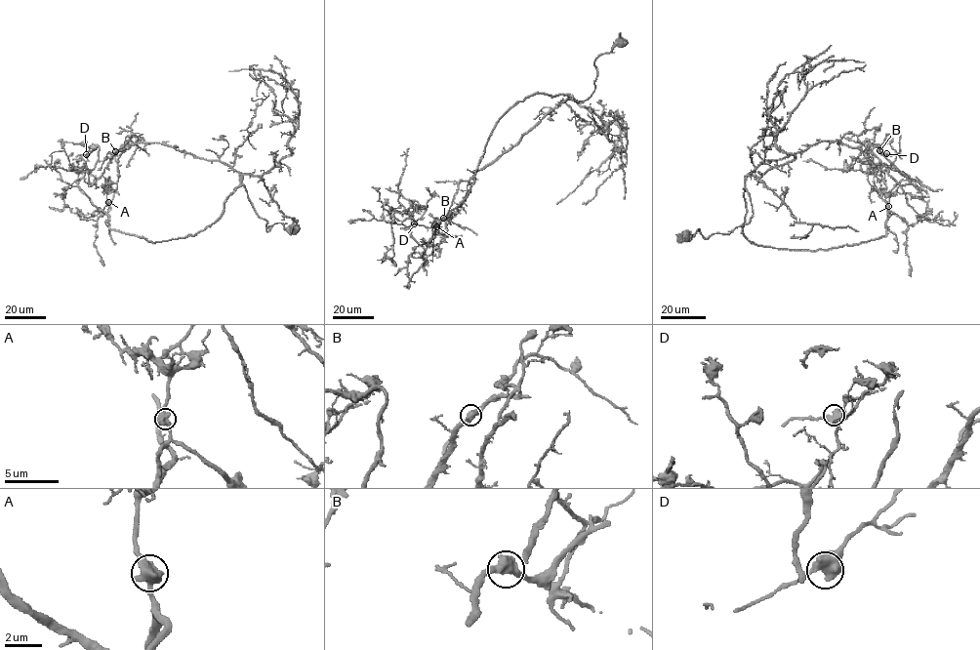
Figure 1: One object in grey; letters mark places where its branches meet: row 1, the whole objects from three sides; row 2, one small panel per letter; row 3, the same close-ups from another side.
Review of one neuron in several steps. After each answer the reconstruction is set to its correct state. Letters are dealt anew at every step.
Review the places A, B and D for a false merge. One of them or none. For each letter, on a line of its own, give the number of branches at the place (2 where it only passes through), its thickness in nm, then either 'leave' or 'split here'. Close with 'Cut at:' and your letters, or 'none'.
A: branches 2; calibre 650 nm; split here
B: branches 2; calibre 550 nm; leave
D: branches 2; calibre 650 nm; leave
Cut at: A

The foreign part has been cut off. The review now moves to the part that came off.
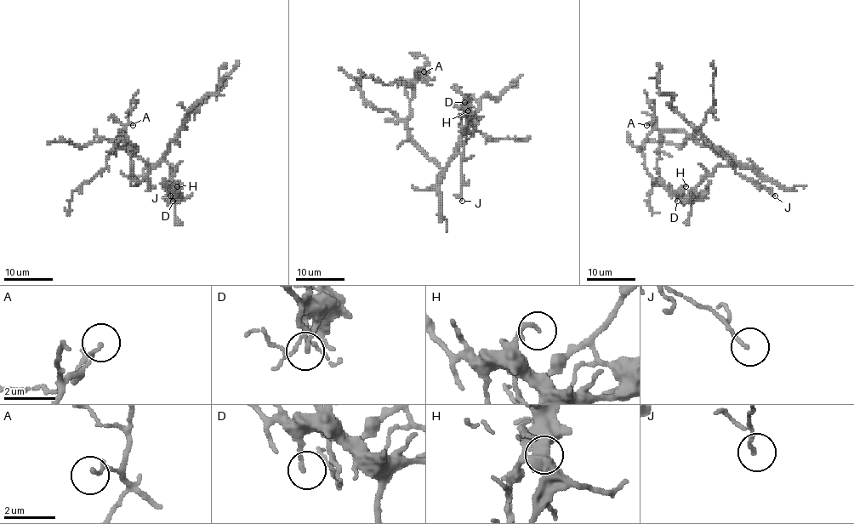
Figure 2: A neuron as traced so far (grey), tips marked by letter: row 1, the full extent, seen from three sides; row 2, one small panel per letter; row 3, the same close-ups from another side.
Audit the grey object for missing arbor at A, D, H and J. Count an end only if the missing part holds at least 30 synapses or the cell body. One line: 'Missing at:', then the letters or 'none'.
Missing at: none

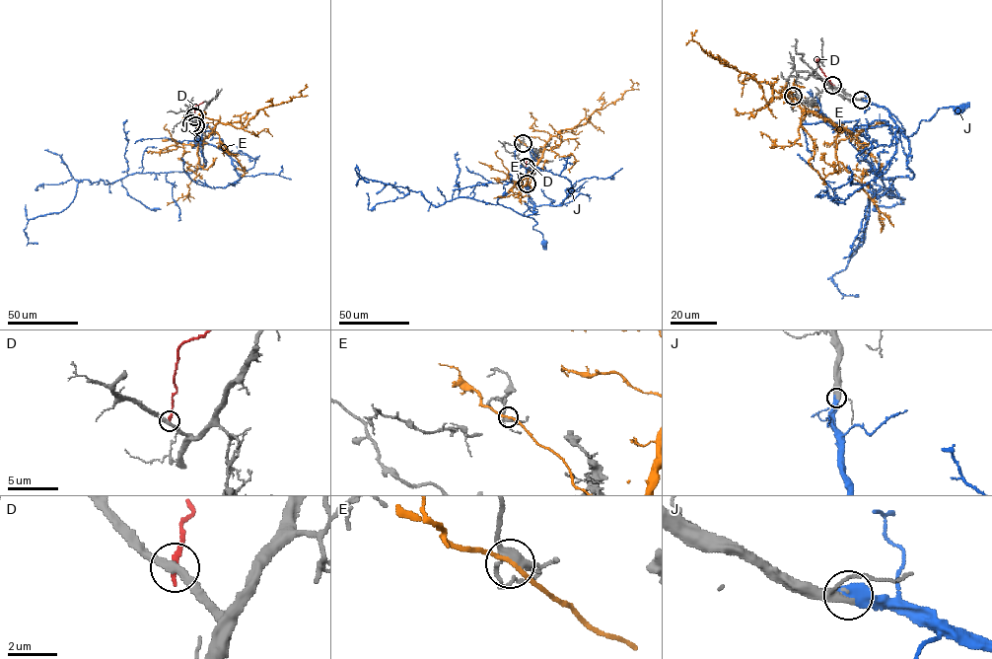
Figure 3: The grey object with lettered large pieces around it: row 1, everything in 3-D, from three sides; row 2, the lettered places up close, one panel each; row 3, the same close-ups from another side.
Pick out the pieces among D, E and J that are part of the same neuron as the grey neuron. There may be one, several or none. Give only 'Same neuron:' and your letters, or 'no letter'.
Same neuron: J

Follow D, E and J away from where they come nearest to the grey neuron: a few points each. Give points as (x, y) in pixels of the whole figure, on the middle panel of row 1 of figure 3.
D: (526, 167), (528, 159), (537, 158)
E: (523, 143), (537, 161), (551, 136), (584, 124), (597, 109), (620, 99), (634, 83), (637, 85)
J: (527, 184), (536, 212), (523, 216), (464, 197), (436, 207), (420, 191), (360, 179), (356, 167), (369, 182)

